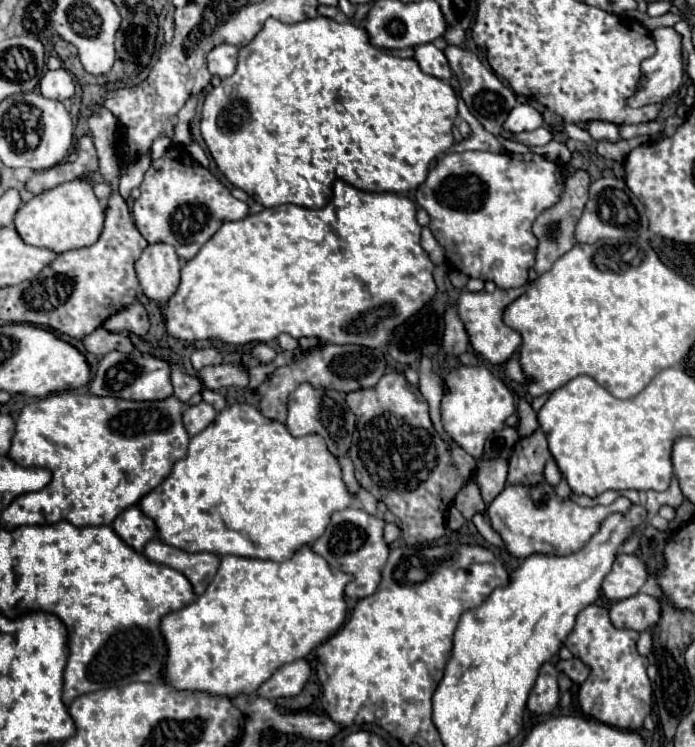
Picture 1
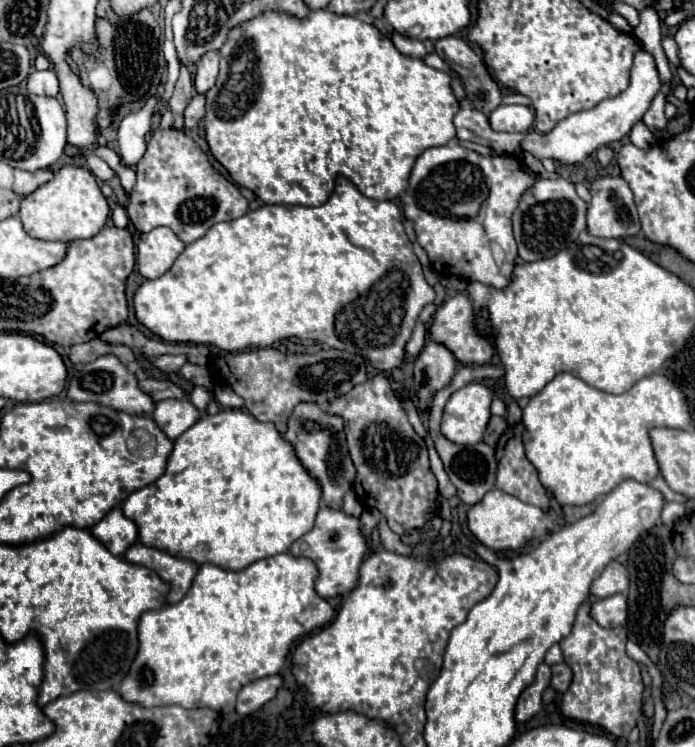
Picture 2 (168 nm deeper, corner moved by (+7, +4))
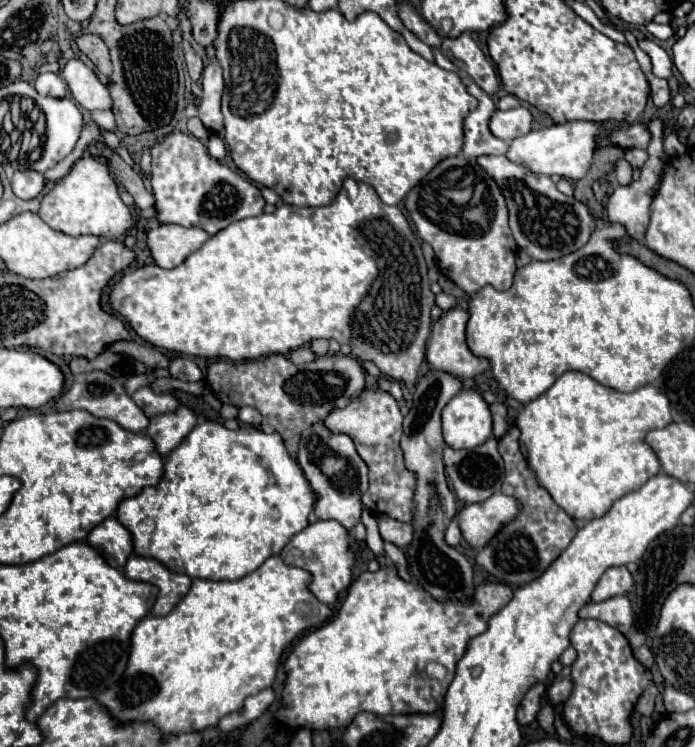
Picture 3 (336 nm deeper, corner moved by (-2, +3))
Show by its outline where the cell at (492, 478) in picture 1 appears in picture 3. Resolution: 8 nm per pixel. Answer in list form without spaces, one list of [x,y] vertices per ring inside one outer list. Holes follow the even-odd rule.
[[[489,438],[485,444],[477,446],[475,450],[453,450],[451,446],[445,446],[443,460],[445,460],[447,478],[451,480],[459,500],[463,500],[467,504],[483,502],[501,490],[501,484],[505,478],[505,468],[501,462],[501,454],[497,450],[497,438]]]

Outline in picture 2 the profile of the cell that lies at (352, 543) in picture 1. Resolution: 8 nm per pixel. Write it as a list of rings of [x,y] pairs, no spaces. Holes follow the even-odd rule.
[[[320,507],[316,515],[316,523],[310,533],[300,537],[292,543],[290,553],[294,557],[306,557],[312,559],[318,567],[318,579],[316,579],[316,593],[324,599],[344,595],[356,587],[358,581],[358,567],[366,555],[366,539],[358,529],[358,517],[350,517],[344,511],[336,511],[330,507]]]

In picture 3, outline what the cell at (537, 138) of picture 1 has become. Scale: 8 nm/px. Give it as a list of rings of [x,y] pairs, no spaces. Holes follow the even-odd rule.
[[[433,48],[433,52],[435,52],[435,62],[441,68],[457,72],[461,76],[463,84],[467,86],[467,90],[479,100],[479,106],[473,112],[469,112],[463,120],[464,144],[461,154],[465,158],[477,158],[481,154],[505,154],[509,150],[509,144],[505,140],[499,140],[497,136],[493,136],[489,130],[489,118],[495,110],[493,100],[467,74],[463,74],[449,58],[445,58],[439,48]]]

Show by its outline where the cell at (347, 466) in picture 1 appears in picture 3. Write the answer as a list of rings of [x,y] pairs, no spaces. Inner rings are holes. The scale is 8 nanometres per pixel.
[[[365,508],[363,514],[361,514],[361,522],[363,522],[365,528],[367,528],[367,538],[365,538],[365,542],[367,542],[369,550],[377,556],[379,564],[385,566],[387,560],[385,560],[385,552],[383,552],[383,538],[381,538],[381,534],[379,534],[379,528],[377,528],[377,522],[375,522],[373,514],[371,514],[367,508]]]

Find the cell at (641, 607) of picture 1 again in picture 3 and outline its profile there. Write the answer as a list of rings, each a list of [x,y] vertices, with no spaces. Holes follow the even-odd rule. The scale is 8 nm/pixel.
[[[615,596],[603,602],[589,602],[581,608],[579,618],[595,618],[607,622],[625,634],[633,624],[633,610],[627,596]]]

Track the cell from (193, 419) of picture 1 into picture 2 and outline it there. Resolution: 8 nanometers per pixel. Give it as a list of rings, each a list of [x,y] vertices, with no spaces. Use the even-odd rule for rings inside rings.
[[[166,399],[156,403],[152,419],[174,441],[200,419],[200,411],[188,399]]]

